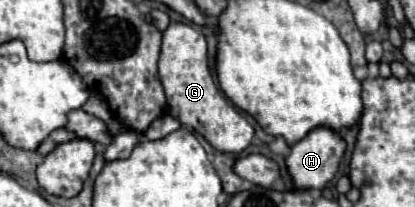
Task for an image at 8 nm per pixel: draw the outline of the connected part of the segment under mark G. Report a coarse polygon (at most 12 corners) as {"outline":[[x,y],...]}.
{"outline":[[162,34],[168,112],[216,150],[238,154],[252,124],[218,90],[204,34]]}

